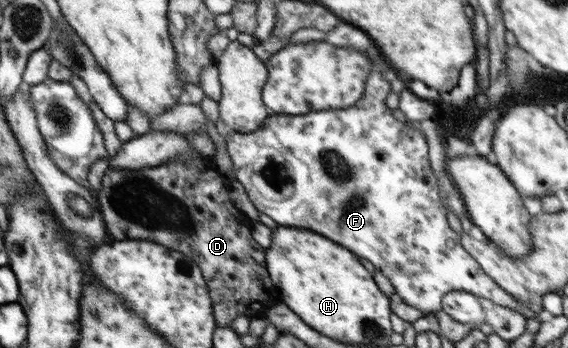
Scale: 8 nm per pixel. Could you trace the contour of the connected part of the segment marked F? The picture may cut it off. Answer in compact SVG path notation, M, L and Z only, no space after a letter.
M374 62L370 69L370 75L365 80L365 90L361 100L351 108L341 110L327 110L311 112L307 115L289 116L284 114L271 114L264 121L264 124L252 133L238 133L233 129L229 129L229 135L225 138L225 145L227 152L234 164L235 177L240 181L253 206L265 215L269 216L273 221L277 222L279 226L299 227L299 229L315 231L323 237L329 237L331 241L347 247L349 251L353 251L355 255L371 261L373 265L392 283L396 294L411 307L415 307L419 311L426 314L434 314L442 309L442 299L446 293L451 291L463 290L477 297L484 297L485 299L493 301L497 305L516 310L523 307L523 304L515 299L510 293L501 289L499 285L494 282L480 267L479 263L475 261L474 257L469 255L469 252L462 246L460 242L460 235L451 229L447 220L447 209L443 206L441 197L439 196L439 187L436 175L432 171L430 159L428 158L428 145L426 139L423 139L417 127L413 127L407 122L397 121L393 117L393 110L386 105L386 99L391 93L389 79L393 77L393 71L381 72L380 63Z

